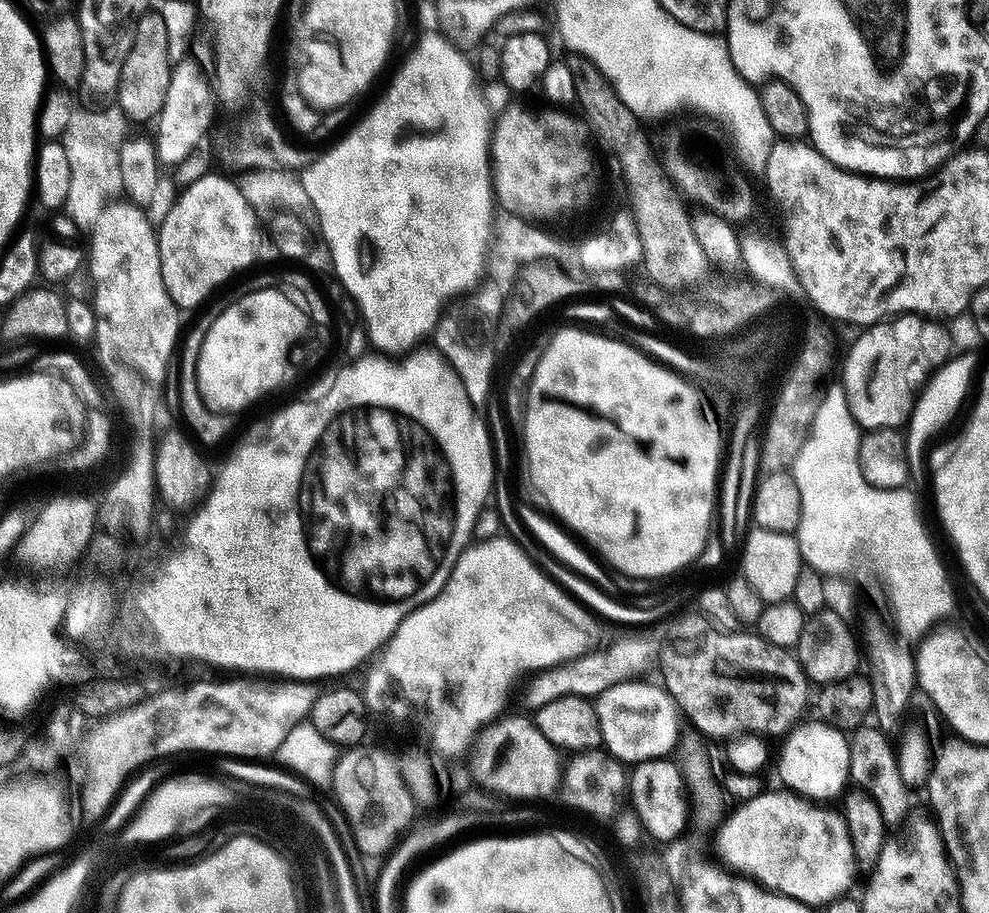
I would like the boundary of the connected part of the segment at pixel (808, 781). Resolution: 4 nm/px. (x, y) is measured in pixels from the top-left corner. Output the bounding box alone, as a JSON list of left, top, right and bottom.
[776,722,850,802]

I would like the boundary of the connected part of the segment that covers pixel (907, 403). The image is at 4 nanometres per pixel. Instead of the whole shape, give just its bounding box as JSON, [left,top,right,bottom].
[842,314,953,430]

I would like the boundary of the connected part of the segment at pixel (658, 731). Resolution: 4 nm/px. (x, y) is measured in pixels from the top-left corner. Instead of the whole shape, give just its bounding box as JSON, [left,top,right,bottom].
[594,682,682,766]

